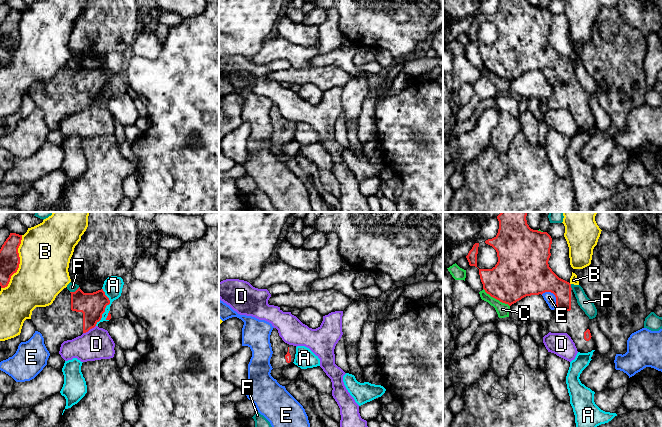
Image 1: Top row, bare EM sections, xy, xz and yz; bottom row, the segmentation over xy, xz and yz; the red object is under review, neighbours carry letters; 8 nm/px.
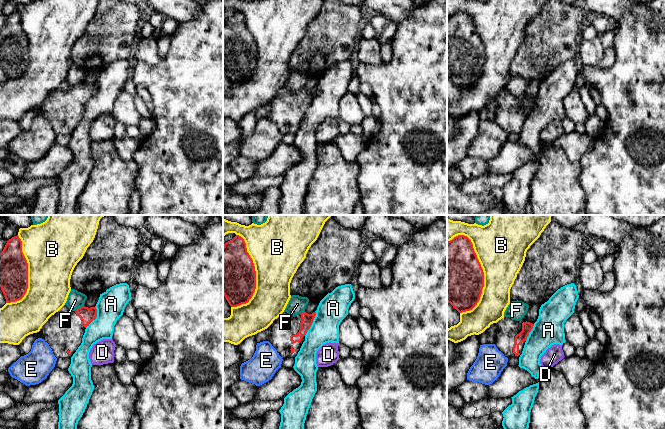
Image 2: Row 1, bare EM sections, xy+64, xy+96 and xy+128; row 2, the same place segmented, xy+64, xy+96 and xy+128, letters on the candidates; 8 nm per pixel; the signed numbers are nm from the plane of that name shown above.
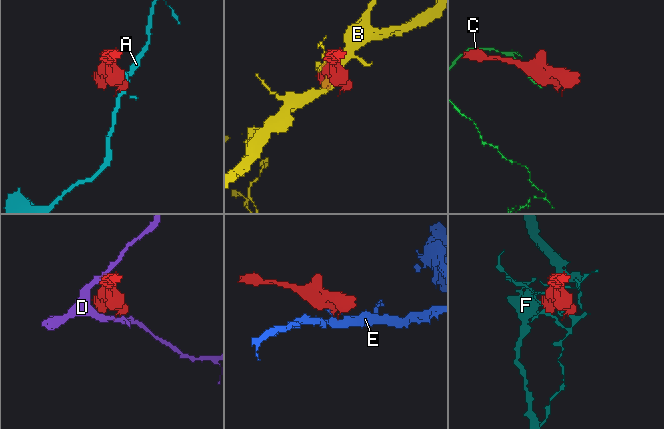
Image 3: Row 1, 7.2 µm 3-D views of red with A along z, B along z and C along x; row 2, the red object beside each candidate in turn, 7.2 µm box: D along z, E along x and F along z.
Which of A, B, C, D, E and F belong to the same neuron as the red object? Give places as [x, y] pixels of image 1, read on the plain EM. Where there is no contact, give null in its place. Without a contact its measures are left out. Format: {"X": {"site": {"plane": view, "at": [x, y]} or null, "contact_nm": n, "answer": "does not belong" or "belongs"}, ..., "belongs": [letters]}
{"A": {"site": {"plane": "xy", "at": [105, 83]}, "contact_nm": 300, "answer": "does not belong"}, "B": {"site": {"plane": "xy", "at": [19, 39]}, "contact_nm": 460, "answer": "does not belong"}, "C": {"site": {"plane": "yz", "at": [496, 74]}, "contact_nm": 260, "answer": "does not belong"}, "D": {"site": {"plane": "xy", "at": [89, 105]}, "contact_nm": 120, "answer": "does not belong"}, "E": {"site": {"plane": "yz", "at": [555, 72]}, "contact_nm": 170, "answer": "does not belong"}, "F": {"site": {"plane": "xy", "at": [75, 67]}, "contact_nm": 90, "answer": "does not belong"}, "belongs": []}

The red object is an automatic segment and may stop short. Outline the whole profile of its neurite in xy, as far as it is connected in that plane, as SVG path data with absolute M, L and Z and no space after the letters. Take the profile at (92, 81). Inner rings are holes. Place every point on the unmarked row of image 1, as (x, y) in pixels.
M80 63L75 68L64 64L53 79L36 83L31 96L36 107L44 114L50 130L59 129L64 117L72 116L94 104L110 80L103 65L84 69Z

